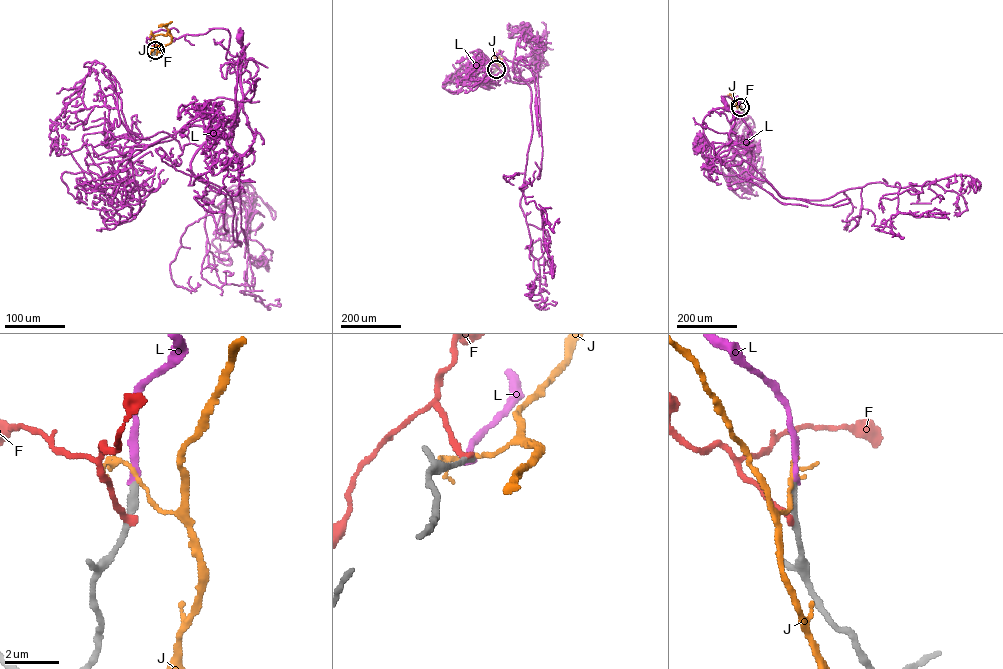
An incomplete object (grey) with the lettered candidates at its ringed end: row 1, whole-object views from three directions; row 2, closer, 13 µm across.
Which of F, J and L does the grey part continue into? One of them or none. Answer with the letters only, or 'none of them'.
L

